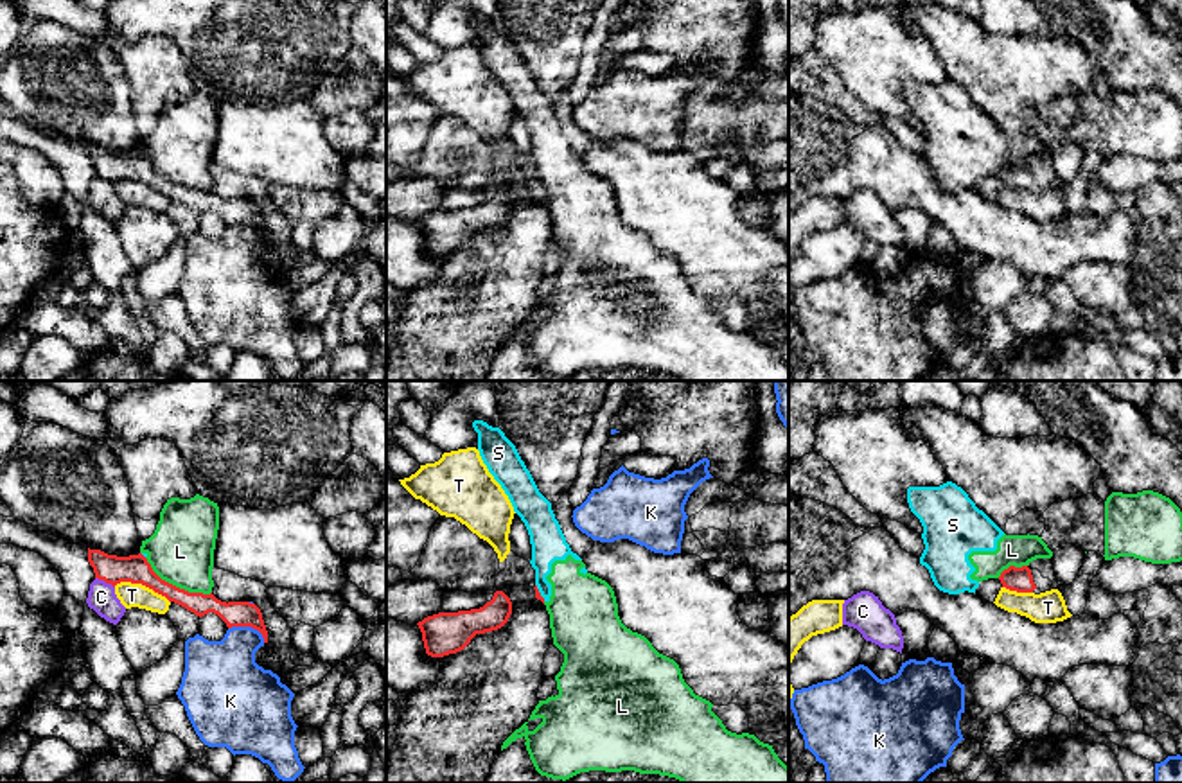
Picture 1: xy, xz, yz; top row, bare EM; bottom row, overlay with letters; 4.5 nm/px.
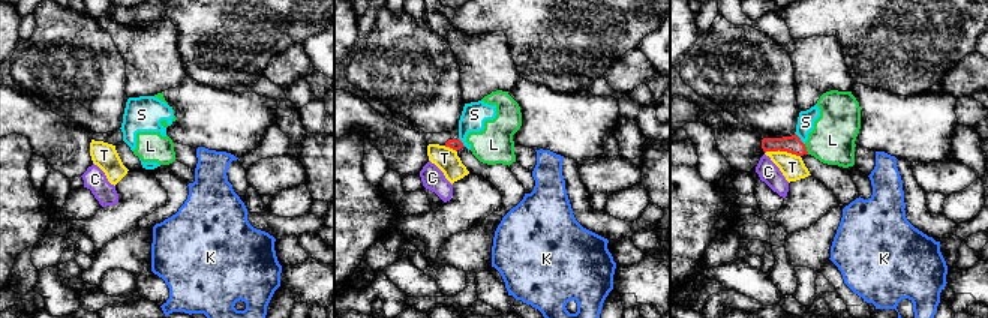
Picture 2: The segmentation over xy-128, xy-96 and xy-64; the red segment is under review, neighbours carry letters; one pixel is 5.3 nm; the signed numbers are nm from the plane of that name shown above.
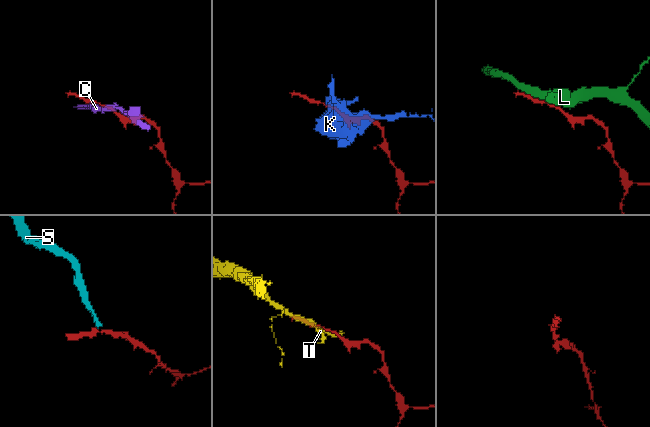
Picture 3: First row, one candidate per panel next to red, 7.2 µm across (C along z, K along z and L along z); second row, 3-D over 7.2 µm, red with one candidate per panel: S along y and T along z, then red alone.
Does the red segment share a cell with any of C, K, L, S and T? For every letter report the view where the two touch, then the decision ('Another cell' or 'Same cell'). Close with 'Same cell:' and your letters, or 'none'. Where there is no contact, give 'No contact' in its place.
C: Touches red in xy. Another cell
K: Touches red in xy. Another cell
L: Touches red in xy. Another cell
S: Touches red in xz. Another cell
T: Touches red in xy. Another cell
Same cell: none

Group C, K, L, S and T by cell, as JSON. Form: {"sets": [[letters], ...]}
{"sets": [["C"], ["K"], ["L", "S"], ["T"]]}

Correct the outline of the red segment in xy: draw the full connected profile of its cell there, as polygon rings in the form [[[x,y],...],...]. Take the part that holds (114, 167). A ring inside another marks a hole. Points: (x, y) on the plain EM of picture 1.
[[[88,145],[88,160],[93,165],[95,176],[111,181],[113,185],[120,180],[142,181],[154,190],[165,194],[196,214],[205,214],[208,210],[217,212],[228,226],[232,224],[251,224],[259,228],[268,241],[268,228],[262,217],[262,210],[255,201],[250,199],[221,199],[212,190],[189,190],[165,178],[162,178],[147,160],[147,156],[138,153],[117,154],[108,153],[101,147]]]

